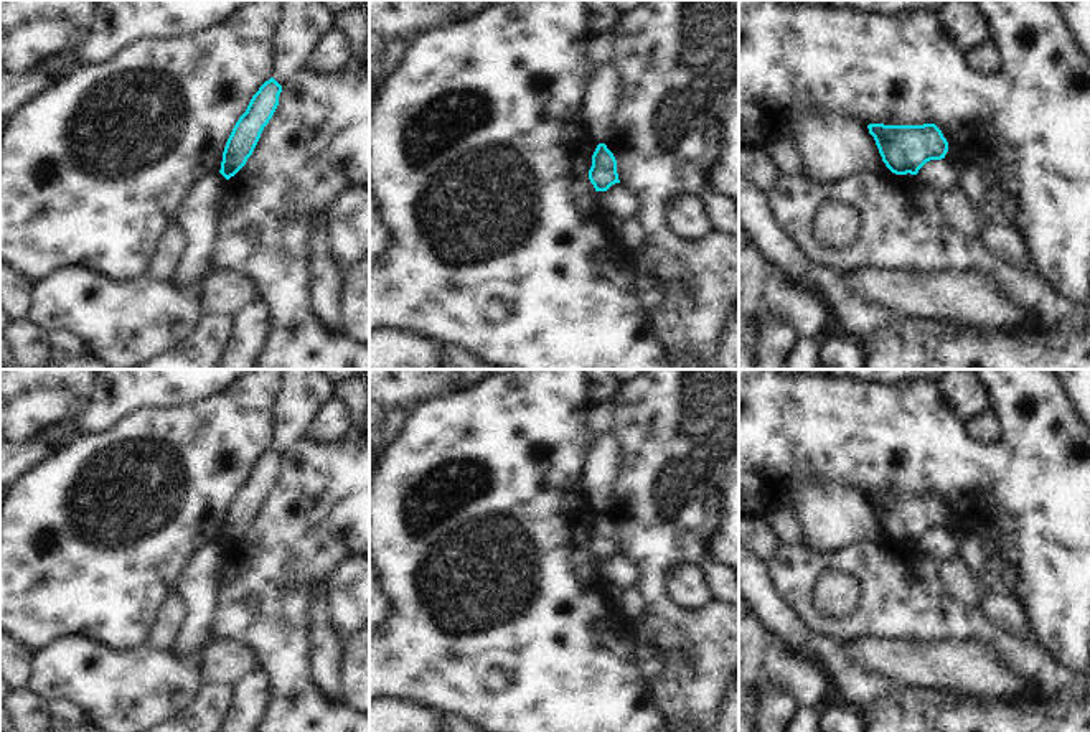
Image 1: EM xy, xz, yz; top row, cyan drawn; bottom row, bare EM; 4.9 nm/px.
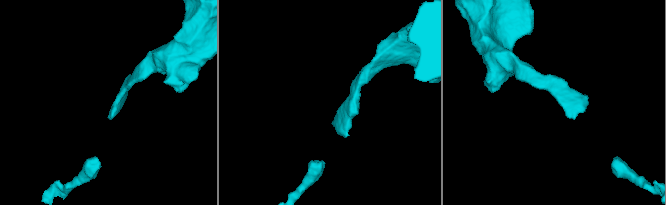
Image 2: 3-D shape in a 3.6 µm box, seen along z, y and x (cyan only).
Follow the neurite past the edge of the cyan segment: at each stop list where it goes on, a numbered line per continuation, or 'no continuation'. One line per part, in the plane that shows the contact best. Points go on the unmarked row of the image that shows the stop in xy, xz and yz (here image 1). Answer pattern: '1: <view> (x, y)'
no continuation

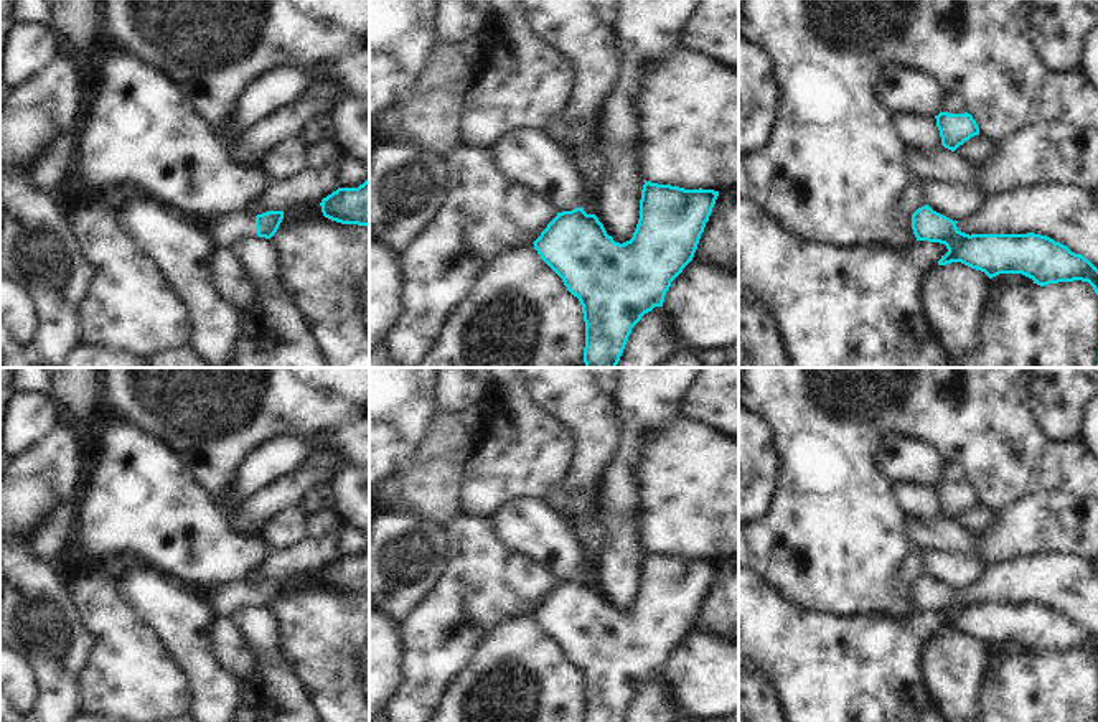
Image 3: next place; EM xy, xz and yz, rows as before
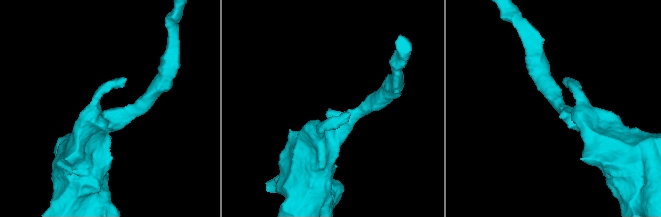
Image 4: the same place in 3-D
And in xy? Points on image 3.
1: xy (225, 600)

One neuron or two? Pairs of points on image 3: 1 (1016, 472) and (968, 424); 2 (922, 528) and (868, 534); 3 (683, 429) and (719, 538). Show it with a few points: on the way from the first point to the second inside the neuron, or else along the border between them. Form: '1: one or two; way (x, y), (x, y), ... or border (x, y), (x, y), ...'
1: one; way (1004, 460), (980, 436)
2: two; border (904, 518), (904, 536), (912, 549)
3: one; way (685, 455), (688, 473), (713, 501), (714, 511)

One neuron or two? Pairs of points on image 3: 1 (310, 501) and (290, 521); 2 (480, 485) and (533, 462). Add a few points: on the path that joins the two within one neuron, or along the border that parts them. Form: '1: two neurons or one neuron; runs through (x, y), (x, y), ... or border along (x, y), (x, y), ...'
1: two neurons; border along (297, 506), (309, 516)
2: one neuron; runs through (493, 478), (520, 470)

